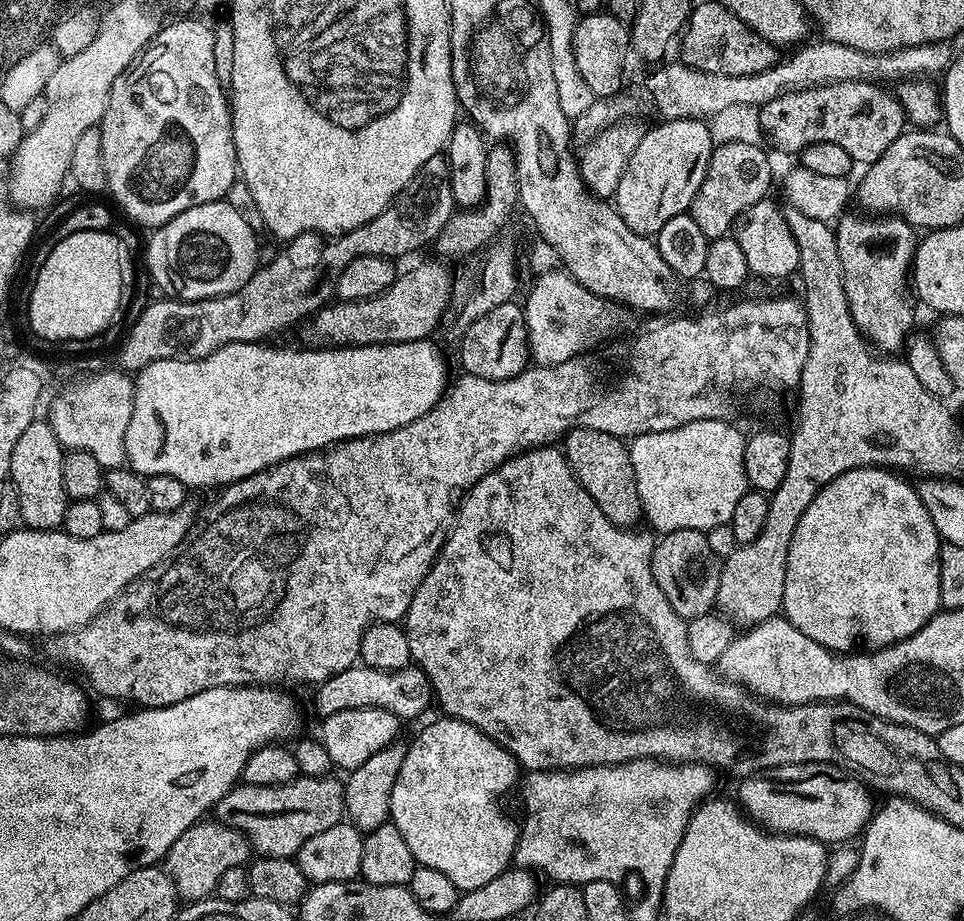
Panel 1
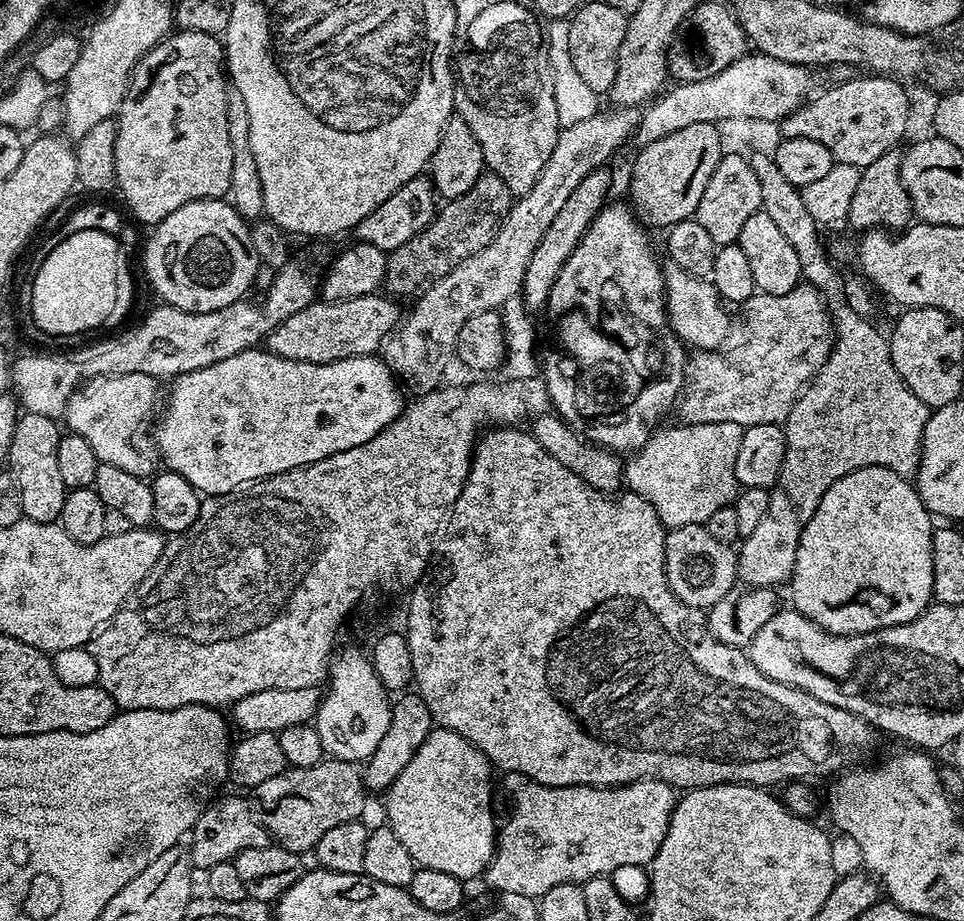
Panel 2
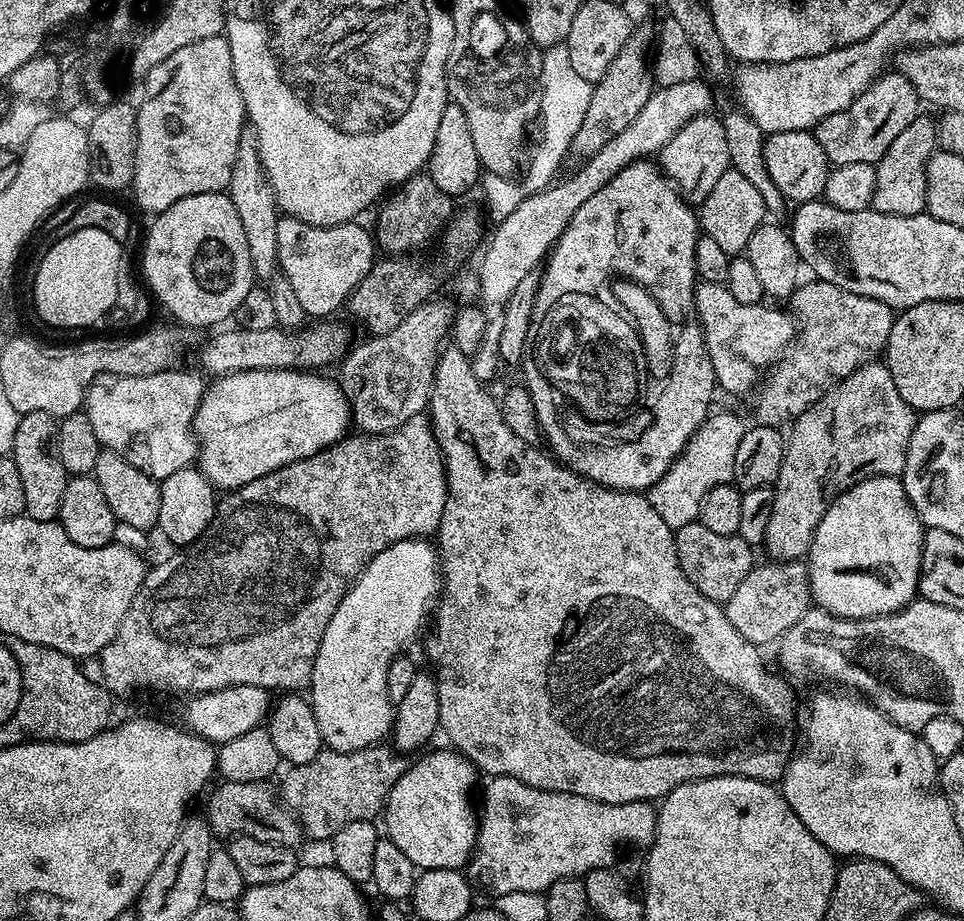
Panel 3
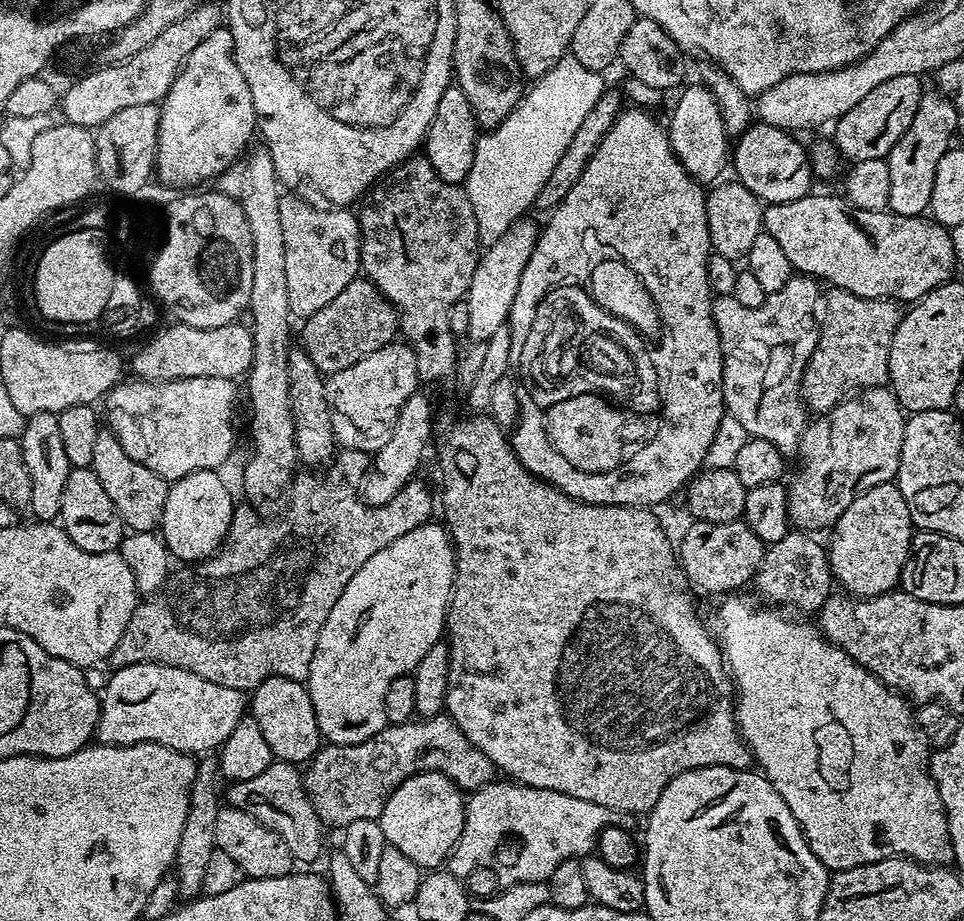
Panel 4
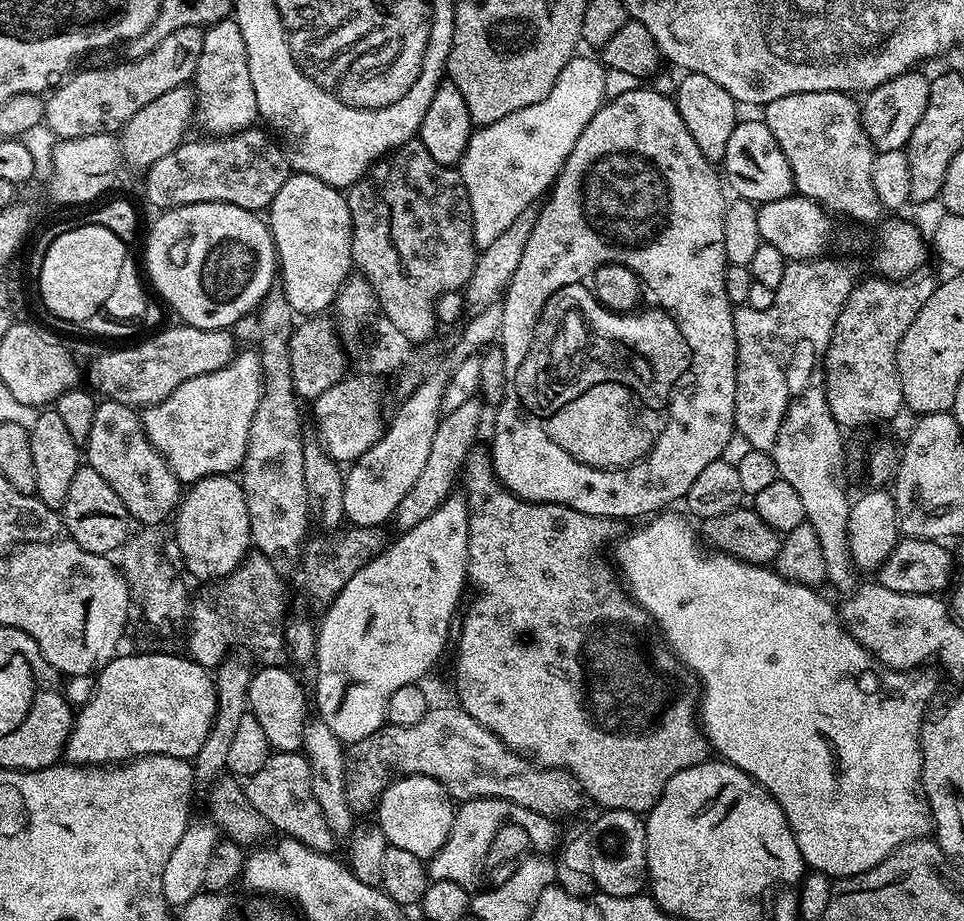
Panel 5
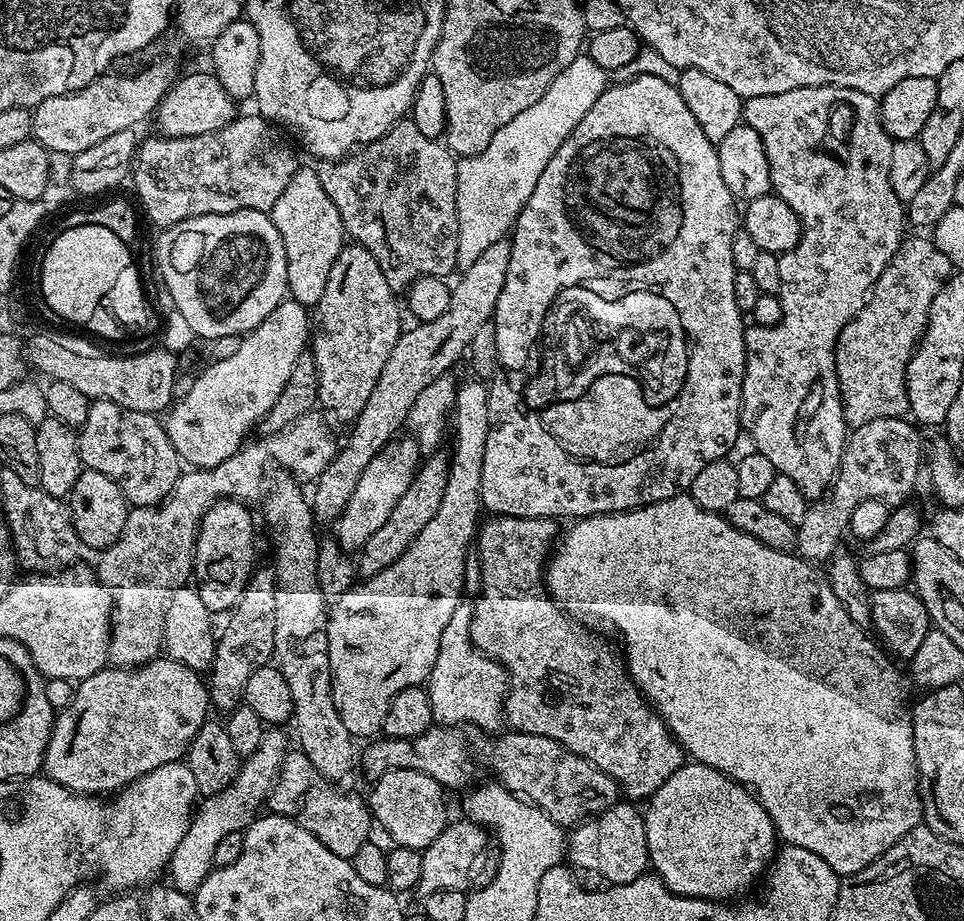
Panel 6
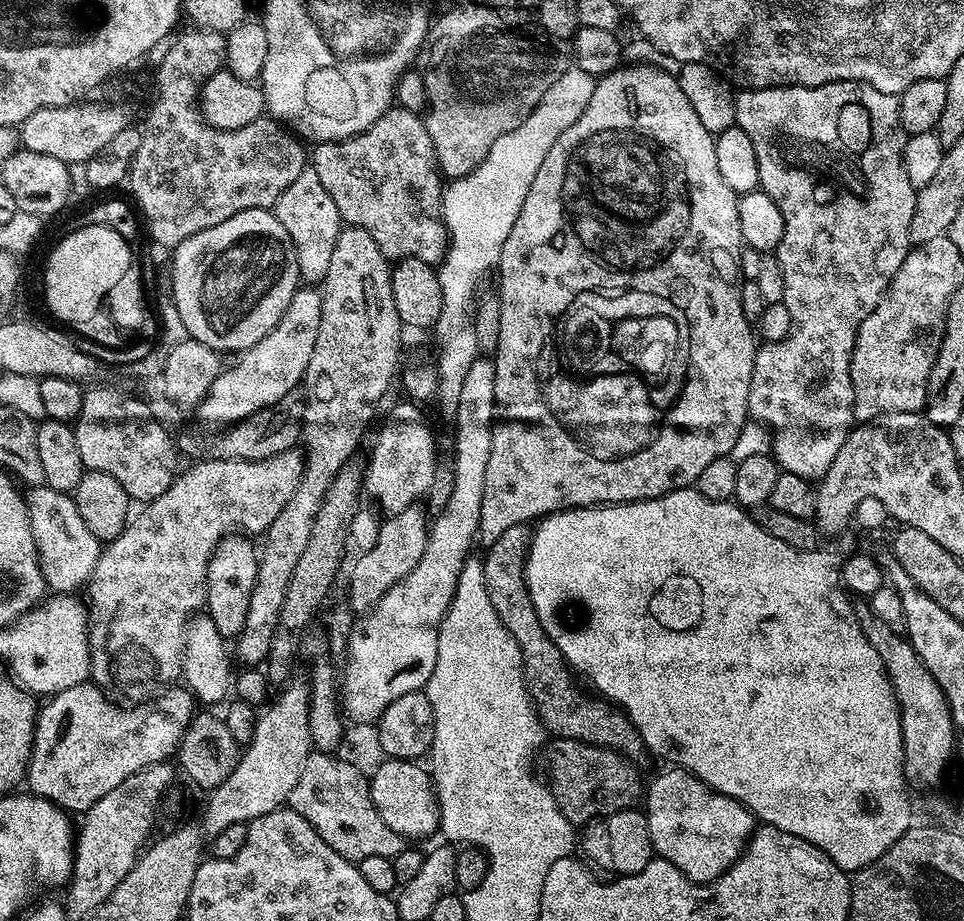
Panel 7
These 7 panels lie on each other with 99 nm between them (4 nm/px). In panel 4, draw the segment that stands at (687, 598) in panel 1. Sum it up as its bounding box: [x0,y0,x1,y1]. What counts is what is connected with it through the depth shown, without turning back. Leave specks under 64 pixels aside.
[678,519,765,594]

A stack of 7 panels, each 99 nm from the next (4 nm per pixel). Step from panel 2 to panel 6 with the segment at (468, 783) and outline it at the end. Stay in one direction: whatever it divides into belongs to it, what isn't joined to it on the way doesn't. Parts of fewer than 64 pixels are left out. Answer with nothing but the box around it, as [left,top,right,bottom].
[370,770,446,849]

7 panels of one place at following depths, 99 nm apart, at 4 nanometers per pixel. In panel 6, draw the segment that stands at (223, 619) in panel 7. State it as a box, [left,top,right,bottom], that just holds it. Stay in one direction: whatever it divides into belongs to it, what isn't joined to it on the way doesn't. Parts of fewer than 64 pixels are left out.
[194,500,256,614]

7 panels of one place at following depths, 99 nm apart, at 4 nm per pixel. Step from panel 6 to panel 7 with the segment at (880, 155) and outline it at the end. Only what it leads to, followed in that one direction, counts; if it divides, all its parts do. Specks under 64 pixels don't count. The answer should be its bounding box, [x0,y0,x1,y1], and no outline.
[735,80,916,482]

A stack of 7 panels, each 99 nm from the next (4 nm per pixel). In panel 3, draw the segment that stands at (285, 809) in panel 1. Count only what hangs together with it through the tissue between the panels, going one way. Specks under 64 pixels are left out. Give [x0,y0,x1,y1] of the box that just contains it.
[278,742,408,842]

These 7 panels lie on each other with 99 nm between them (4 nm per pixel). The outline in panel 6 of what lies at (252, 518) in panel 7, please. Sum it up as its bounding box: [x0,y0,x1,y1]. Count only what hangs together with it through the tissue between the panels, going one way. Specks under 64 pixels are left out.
[94,410,338,668]

